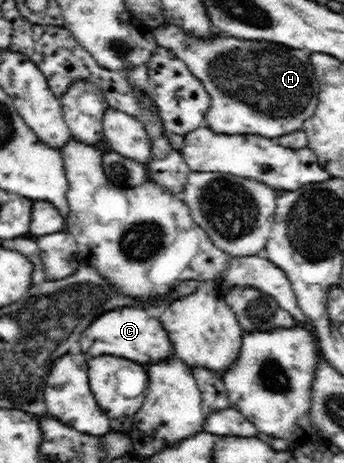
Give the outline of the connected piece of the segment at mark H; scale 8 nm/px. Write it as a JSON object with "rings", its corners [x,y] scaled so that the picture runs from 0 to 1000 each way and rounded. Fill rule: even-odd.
{"rings":[[[491,48],[477,58],[445,60],[445,78],[459,99],[497,108],[529,127],[555,160],[593,184],[613,214],[610,233],[593,248],[610,283],[654,292],[747,287],[765,296],[811,296],[863,283],[852,274],[881,274],[881,261],[898,257],[922,235],[930,188],[892,106],[846,106],[782,89],[701,89],[695,82],[645,73],[619,80],[567,78],[567,71],[544,69]]]}

